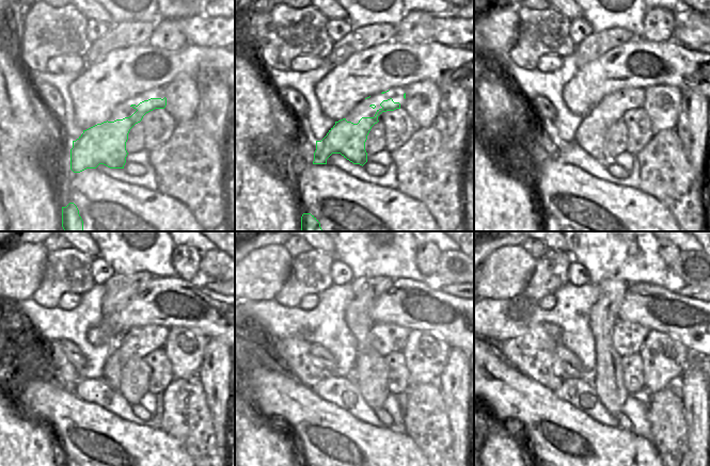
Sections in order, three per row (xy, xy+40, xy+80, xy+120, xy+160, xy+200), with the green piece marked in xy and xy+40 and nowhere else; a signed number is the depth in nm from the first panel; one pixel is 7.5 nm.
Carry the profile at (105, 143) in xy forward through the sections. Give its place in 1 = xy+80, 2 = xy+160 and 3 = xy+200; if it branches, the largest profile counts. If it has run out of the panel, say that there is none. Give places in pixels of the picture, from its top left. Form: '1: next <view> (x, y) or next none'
1: next xy+80 (589, 137)
2: next xy+160 (384, 338)
3: next xy+200 (629, 337)

